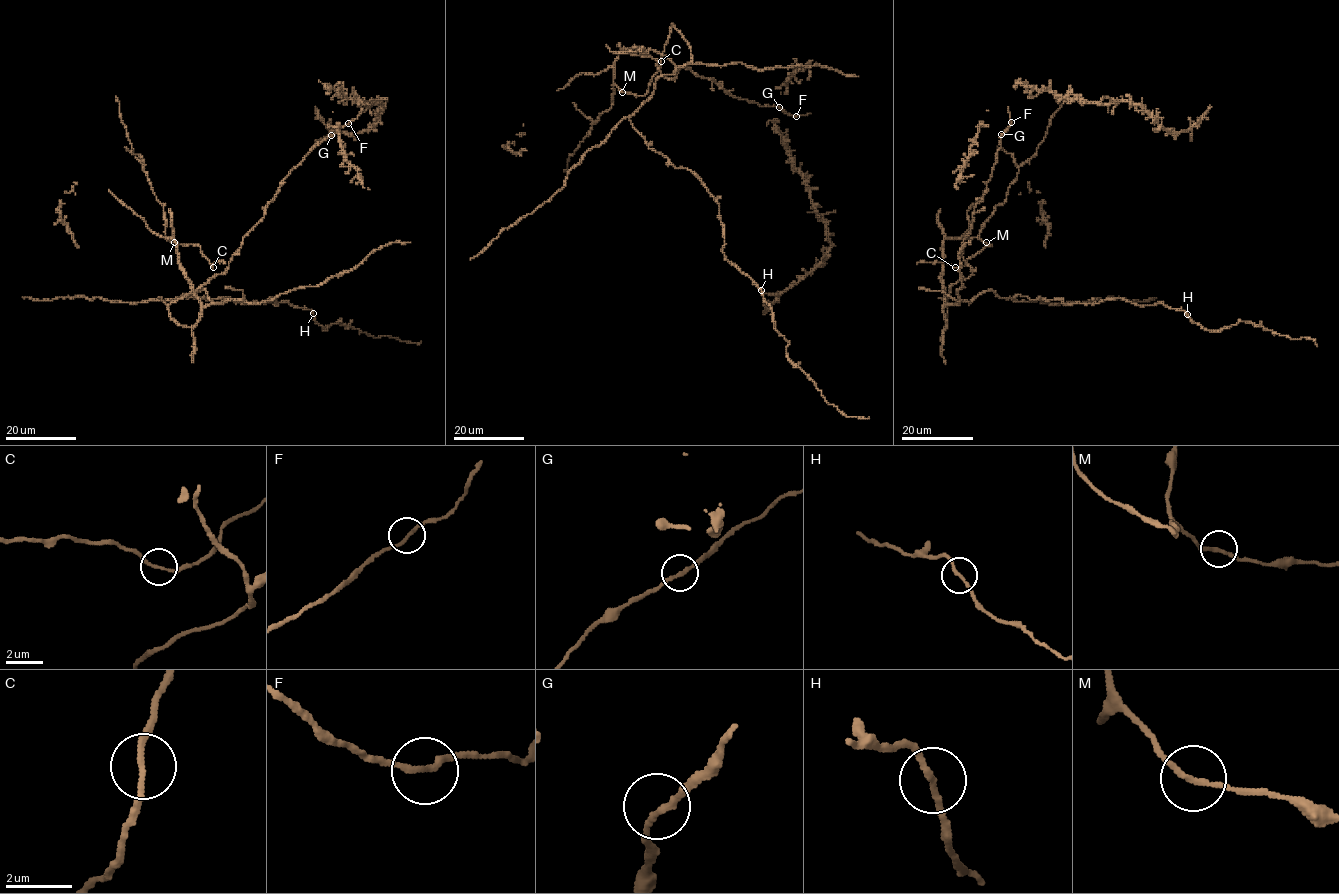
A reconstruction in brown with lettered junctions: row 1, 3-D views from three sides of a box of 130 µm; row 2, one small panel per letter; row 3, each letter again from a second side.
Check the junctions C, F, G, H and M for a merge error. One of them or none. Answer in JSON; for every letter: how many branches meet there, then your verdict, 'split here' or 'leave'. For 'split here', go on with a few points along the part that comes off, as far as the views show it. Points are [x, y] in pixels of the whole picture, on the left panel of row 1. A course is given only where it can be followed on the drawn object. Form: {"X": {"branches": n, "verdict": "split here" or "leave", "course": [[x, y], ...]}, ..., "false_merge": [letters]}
{"C": {"branches": 2, "verdict": "leave"}, "F": {"branches": 2, "verdict": "leave"}, "G": {"branches": 2, "verdict": "leave"}, "H": {"branches": 2, "verdict": "leave"}, "M": {"branches": 2, "verdict": "leave"}, "false_merge": []}

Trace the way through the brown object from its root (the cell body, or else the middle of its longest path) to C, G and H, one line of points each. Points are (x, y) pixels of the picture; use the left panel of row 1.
C: (171, 317), (180, 325), (194, 326), (201, 301), (179, 263), (176, 241), (165, 237), (197, 244), (213, 266)
G: (171, 317), (170, 304), (226, 270), (242, 238), (263, 216), (280, 183), (331, 135)
H: (171, 317), (191, 326), (228, 300), (201, 289), (181, 296), (274, 296), (313, 313)

